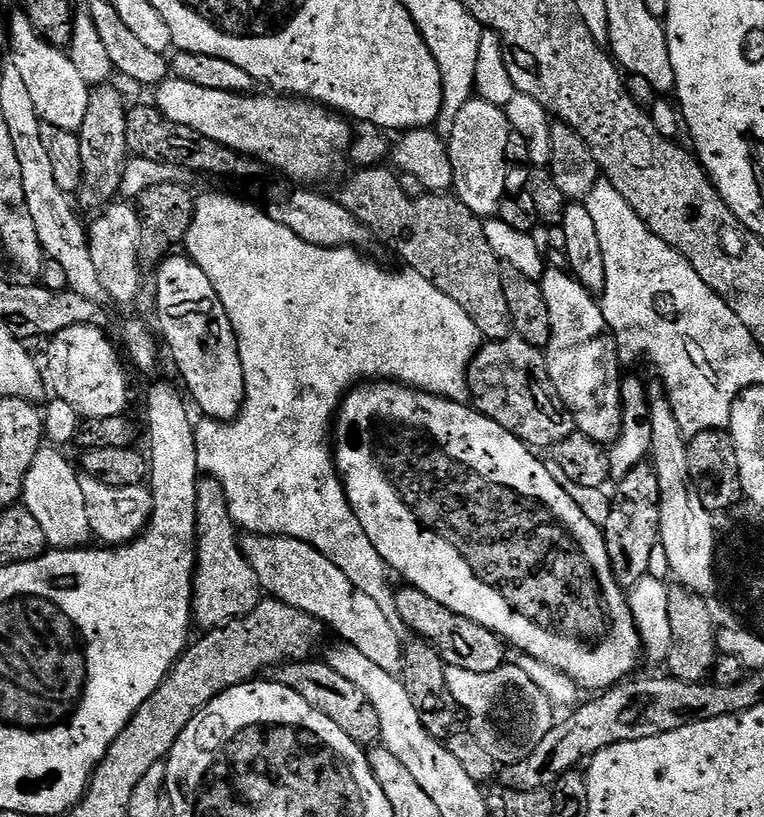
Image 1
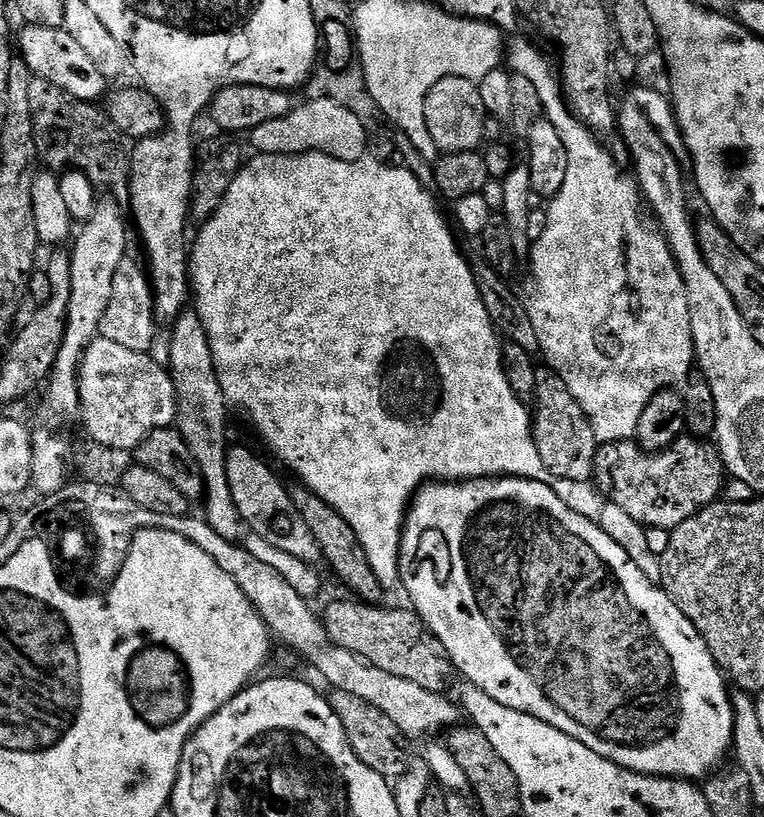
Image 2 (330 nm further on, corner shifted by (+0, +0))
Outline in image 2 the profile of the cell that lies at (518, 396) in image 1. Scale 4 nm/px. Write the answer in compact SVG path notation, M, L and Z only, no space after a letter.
M547 366L537 367L536 399L530 412L532 421L532 437L538 446L538 454L542 458L546 470L563 480L570 482L589 482L594 473L590 467L590 448L588 440L596 440L596 428L590 426L590 418L578 406L574 394L570 394L570 386L562 382L558 373Z

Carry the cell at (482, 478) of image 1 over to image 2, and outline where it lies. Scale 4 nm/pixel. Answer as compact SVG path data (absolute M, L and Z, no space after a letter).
M494 476L486 480L462 480L459 482L429 482L422 485L408 506L408 515L404 518L404 532L400 535L400 584L408 591L408 596L412 599L413 604L411 607L416 615L424 619L424 624L431 630L432 635L438 638L438 642L442 642L442 646L446 646L446 654L450 654L453 669L459 675L461 672L467 683L490 694L490 698L494 698L494 702L498 702L502 706L510 706L510 710L530 714L534 718L554 726L554 730L562 730L562 734L570 734L570 738L582 742L582 746L590 746L590 750L594 750L594 754L602 754L602 758L643 776L670 776L673 780L700 782L712 776L725 763L723 760L727 756L729 759L730 753L733 751L732 735L734 734L730 688L726 683L725 673L721 672L717 666L716 659L710 654L700 632L692 625L690 618L686 618L686 614L682 614L682 610L678 610L678 606L674 606L674 602L666 595L664 589L659 584L652 584L649 578L646 578L641 570L638 570L637 563L626 554L625 550L622 550L621 546L618 546L617 542L610 538L610 535L603 532L597 521L582 518L582 514L574 514L574 510L570 510L570 506L566 506L566 502L562 502L562 498L558 498L558 494L554 494L554 490L550 490L550 486L517 476Z

